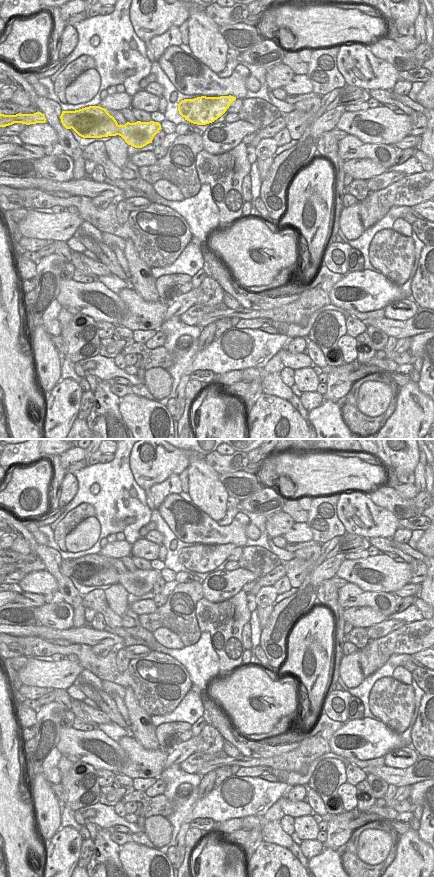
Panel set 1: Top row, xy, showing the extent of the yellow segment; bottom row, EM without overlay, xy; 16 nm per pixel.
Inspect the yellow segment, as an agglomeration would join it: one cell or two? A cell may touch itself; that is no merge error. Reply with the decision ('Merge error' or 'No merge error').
Merge error

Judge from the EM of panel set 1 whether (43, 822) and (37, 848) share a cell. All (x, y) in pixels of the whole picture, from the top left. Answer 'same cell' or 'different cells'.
different cells

